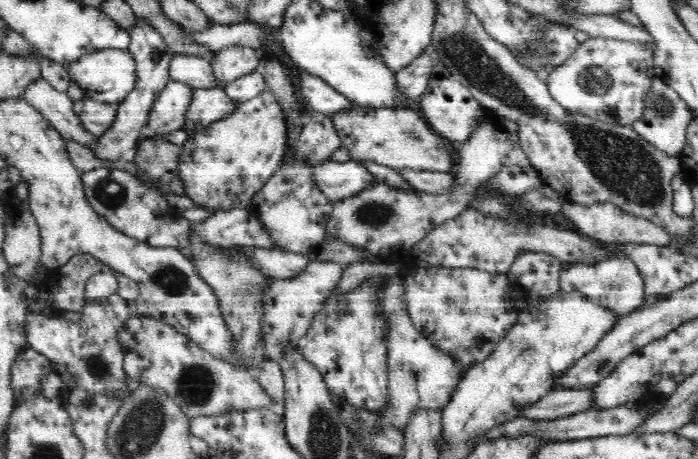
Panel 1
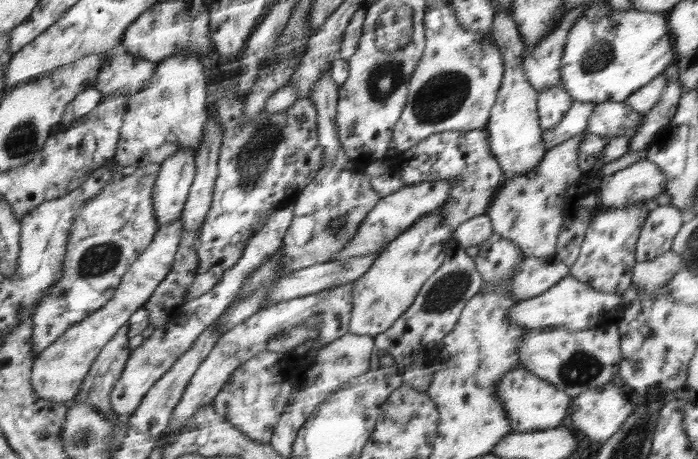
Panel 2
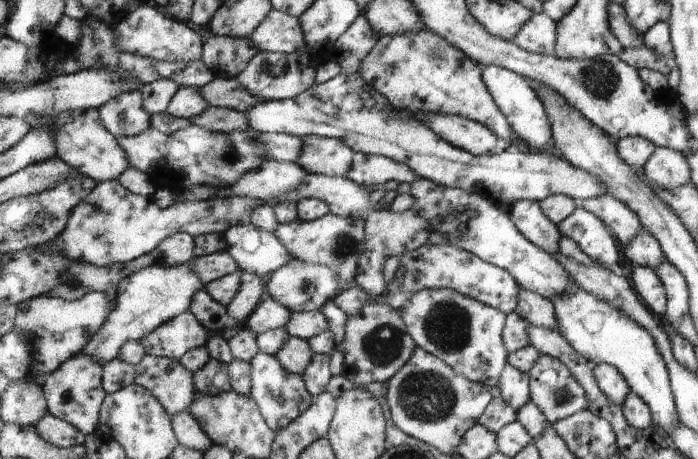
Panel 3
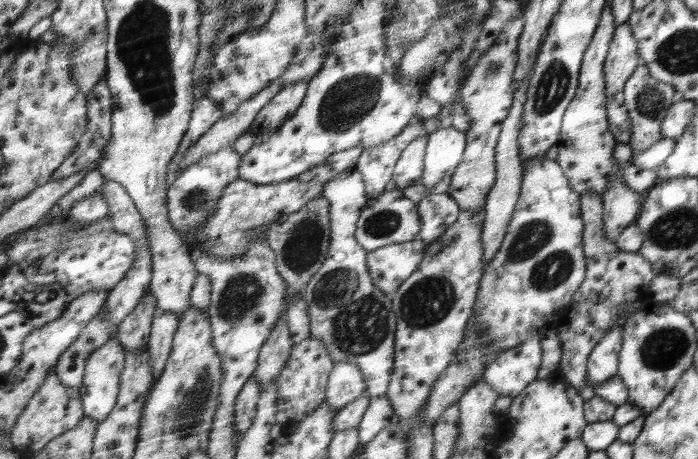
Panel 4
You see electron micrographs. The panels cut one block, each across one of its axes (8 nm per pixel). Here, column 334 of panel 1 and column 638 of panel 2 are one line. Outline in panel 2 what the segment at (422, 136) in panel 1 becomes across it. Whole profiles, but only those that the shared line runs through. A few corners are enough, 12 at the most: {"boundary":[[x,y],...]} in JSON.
{"boundary":[[625,102],[596,103],[585,132],[634,136],[643,114]]}

